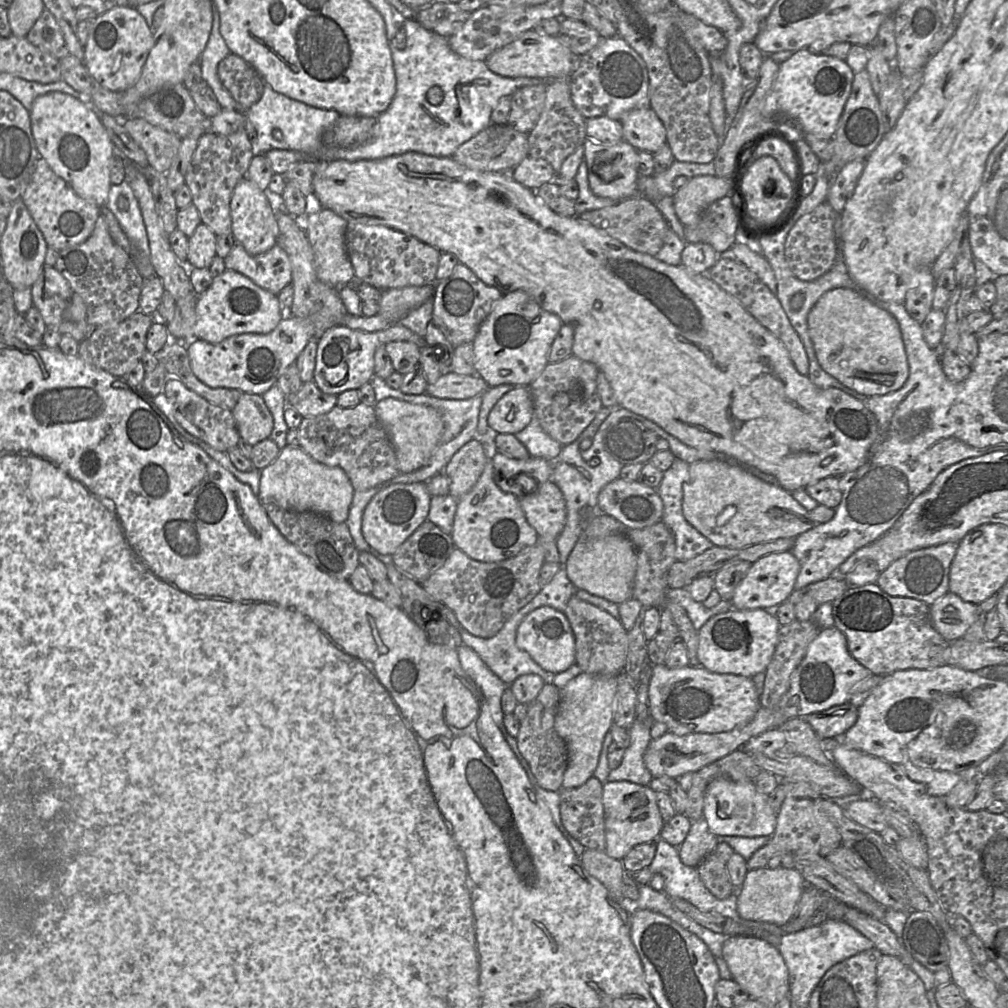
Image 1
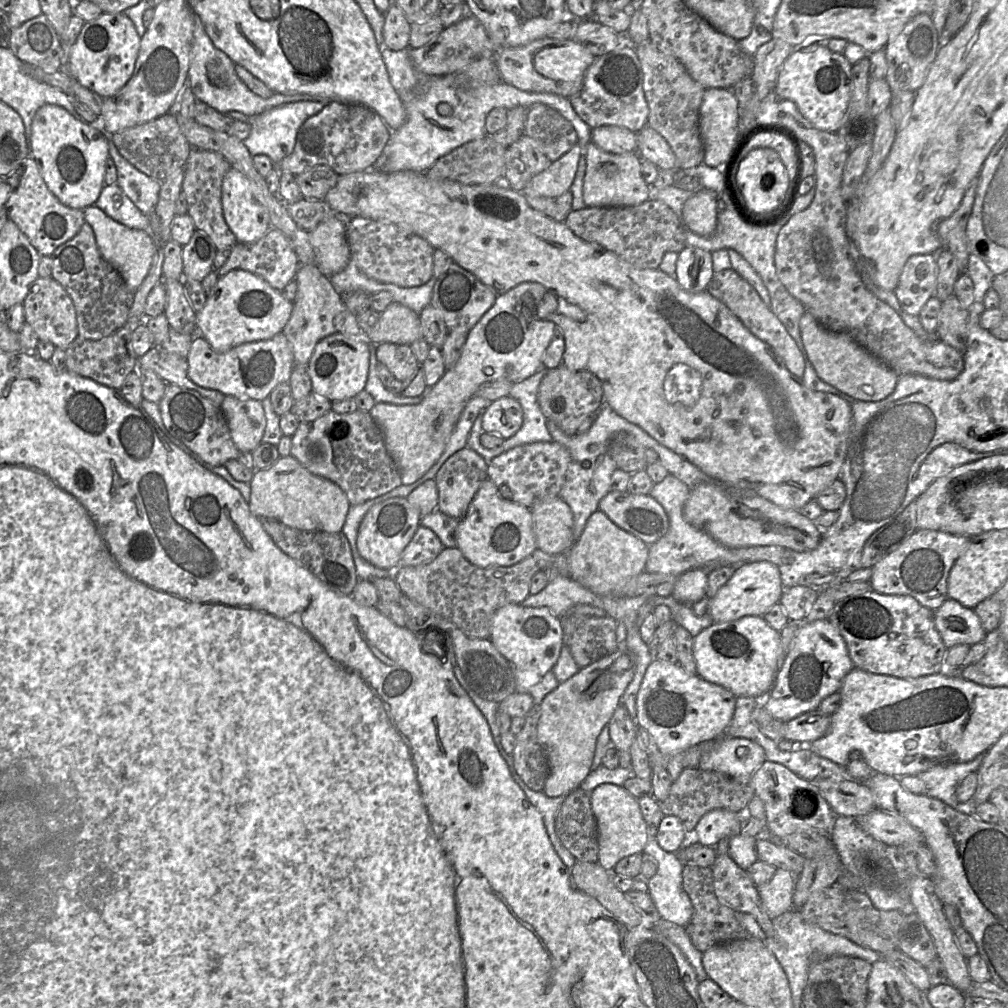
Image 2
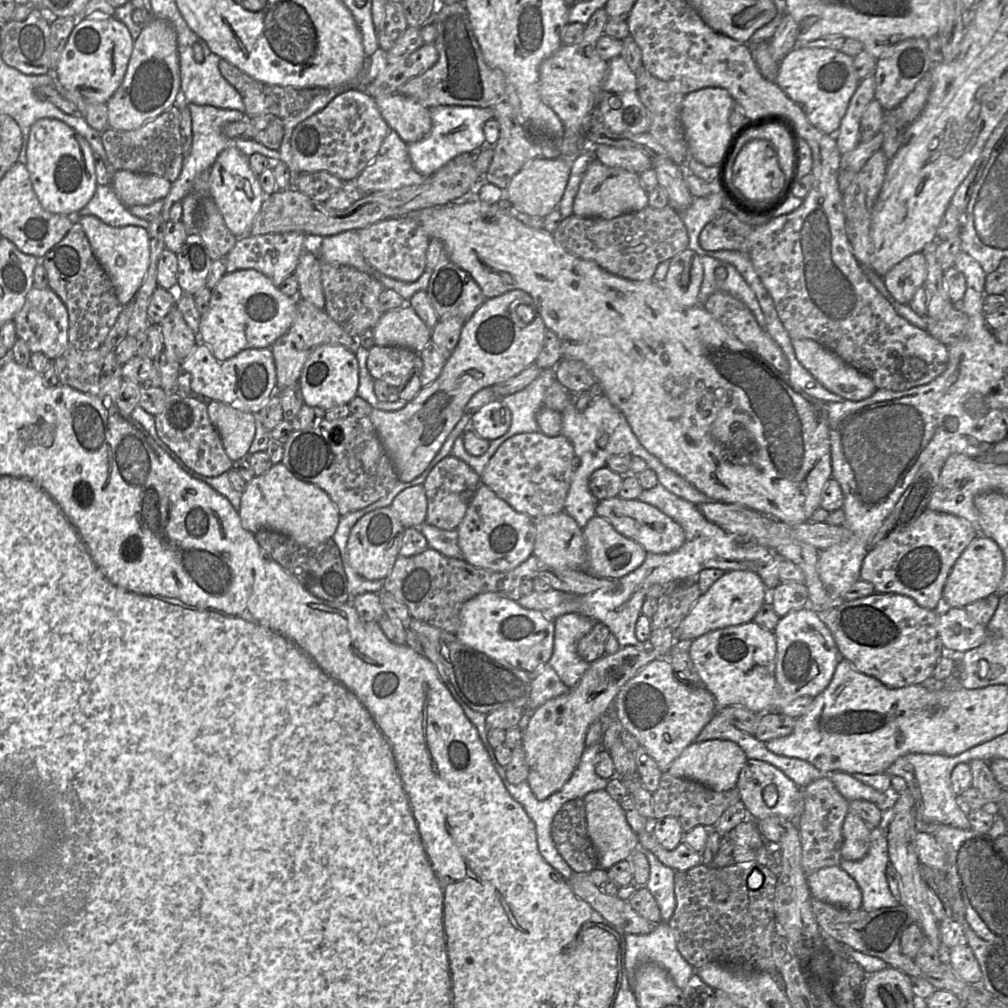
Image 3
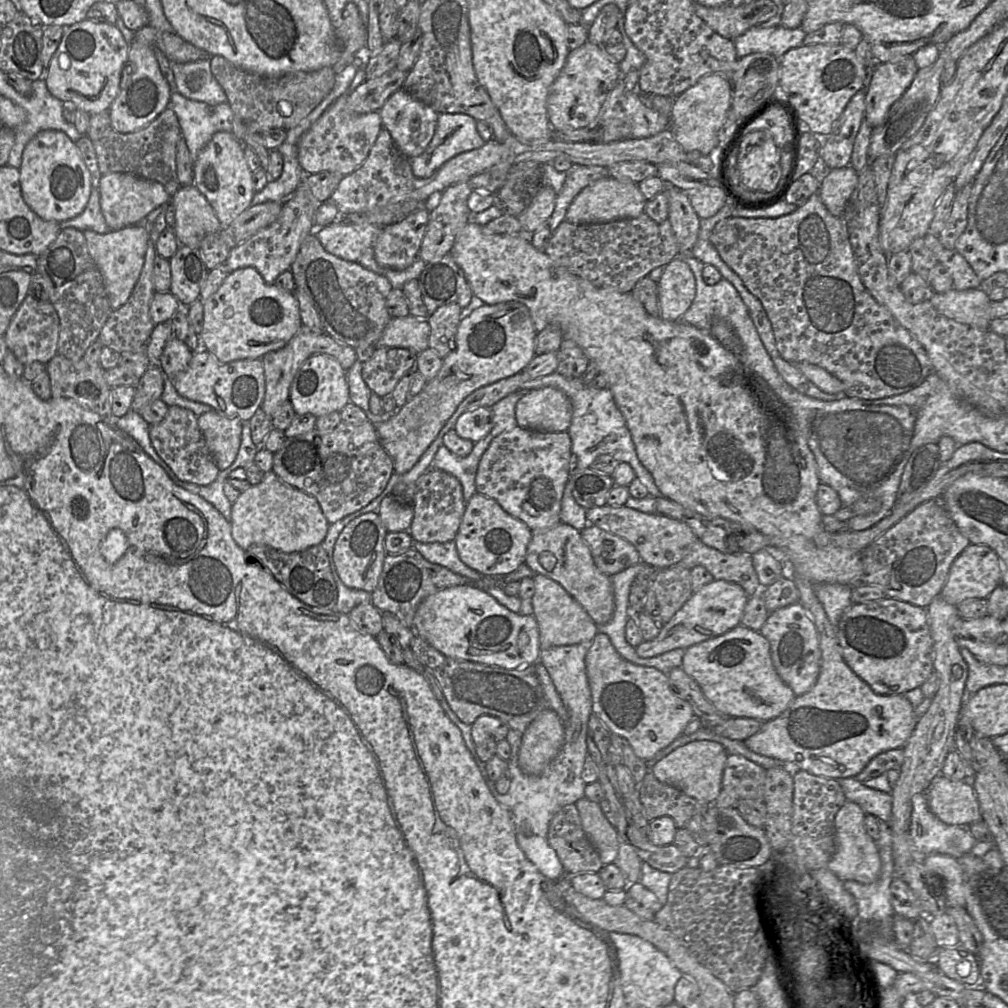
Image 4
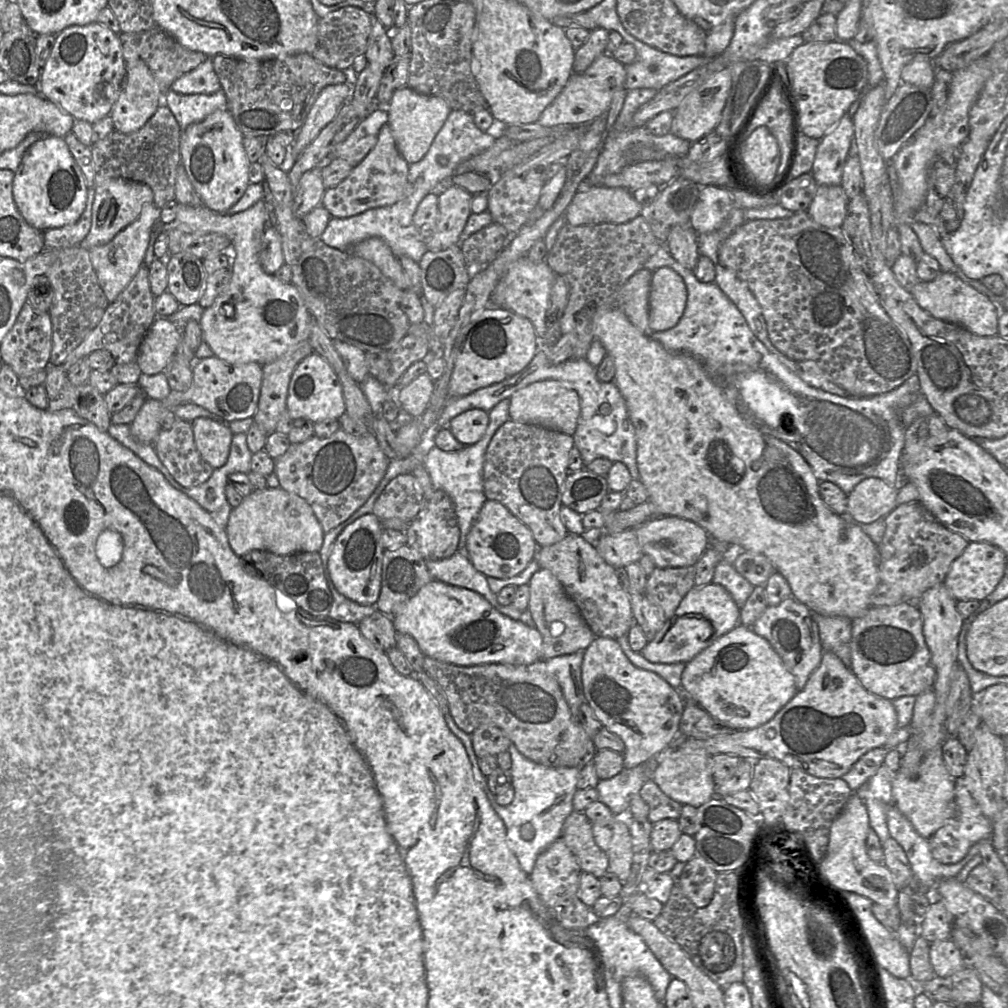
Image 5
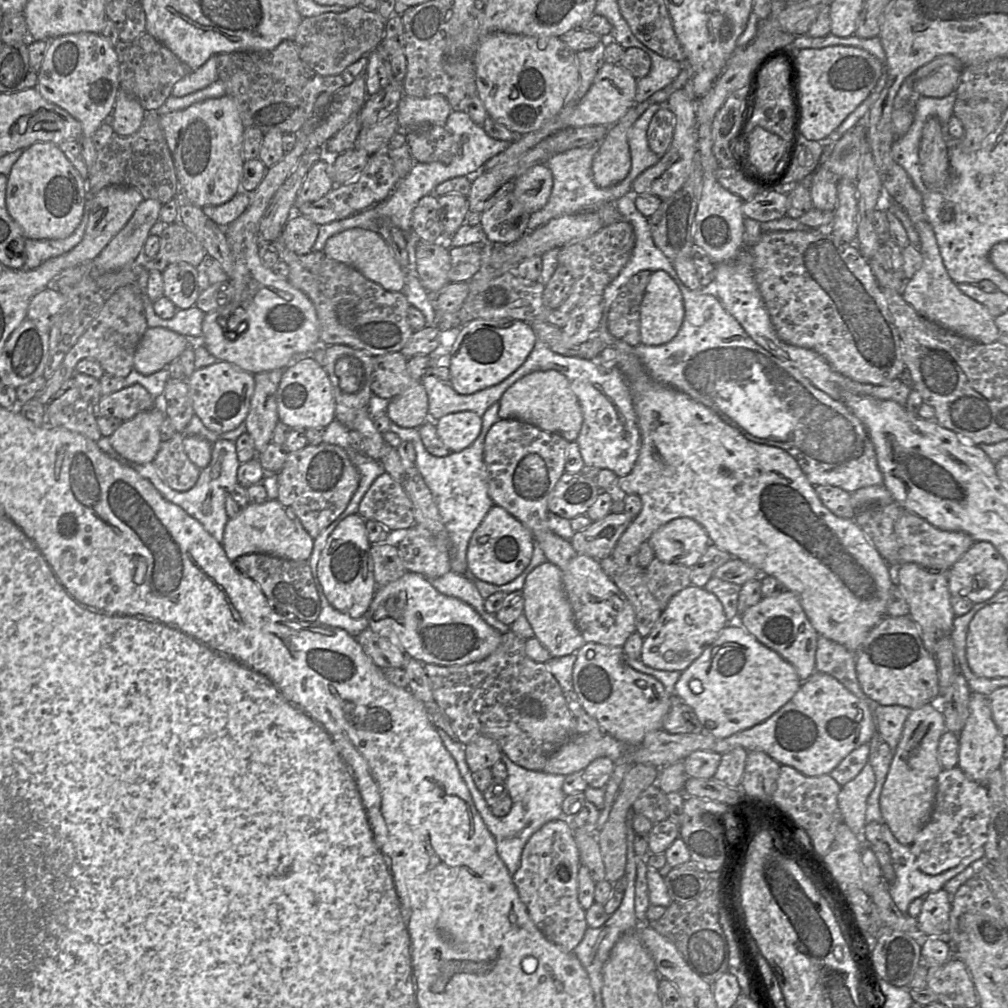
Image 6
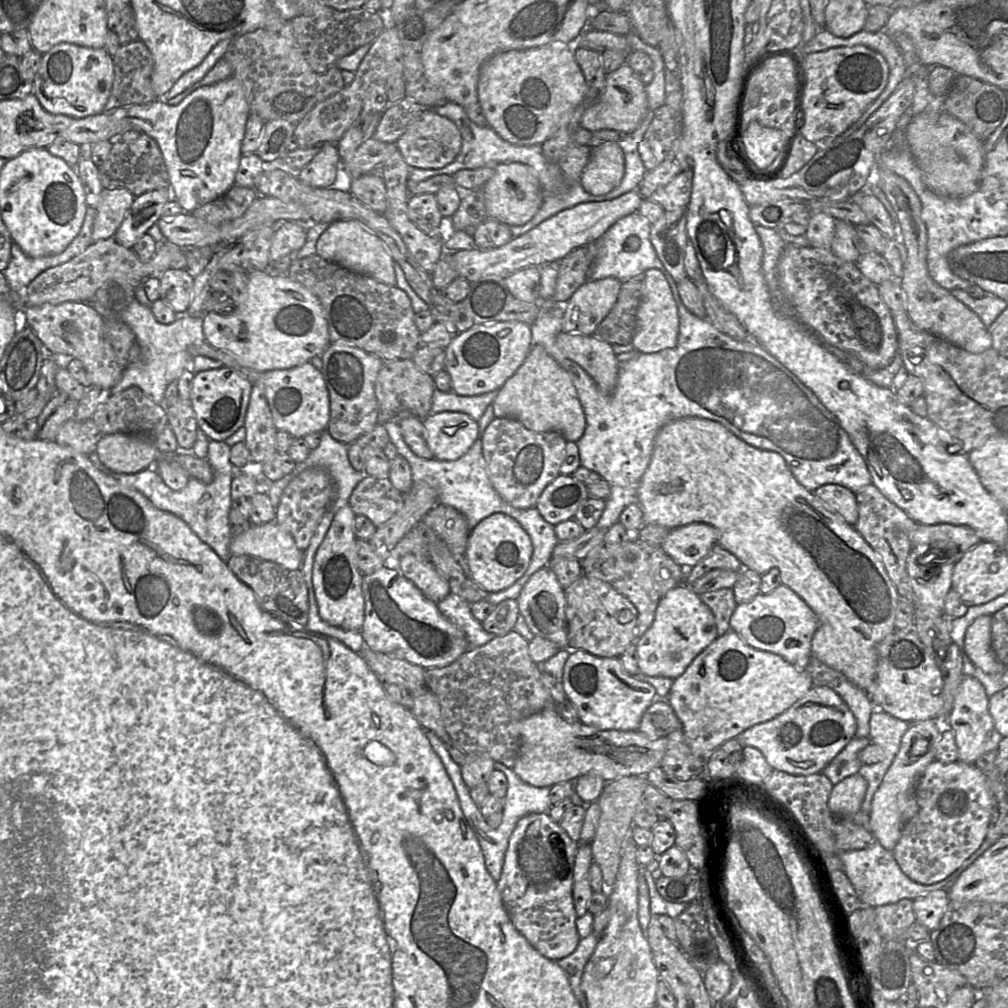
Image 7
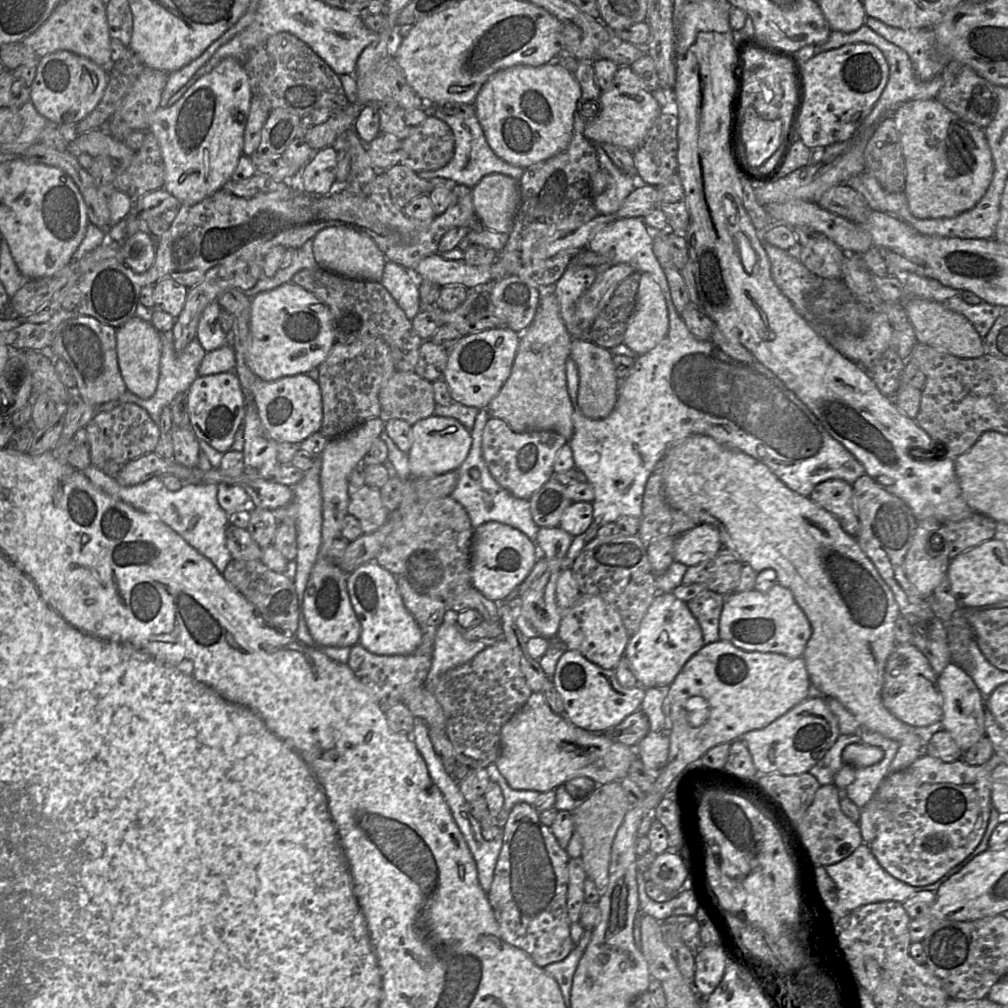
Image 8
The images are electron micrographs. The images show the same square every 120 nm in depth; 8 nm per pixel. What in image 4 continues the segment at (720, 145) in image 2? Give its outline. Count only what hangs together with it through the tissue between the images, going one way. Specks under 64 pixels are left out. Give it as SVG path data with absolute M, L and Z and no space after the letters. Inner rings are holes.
M708 74L675 98L670 116L669 130L681 148L689 153L697 151L702 155L717 155L717 133L731 107L732 83L719 74Z

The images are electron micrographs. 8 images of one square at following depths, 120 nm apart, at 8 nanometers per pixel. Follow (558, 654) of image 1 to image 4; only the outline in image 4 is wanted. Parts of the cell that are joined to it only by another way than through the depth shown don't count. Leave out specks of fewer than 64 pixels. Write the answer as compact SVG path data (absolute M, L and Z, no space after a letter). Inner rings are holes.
M473 584L449 587L425 598L417 608L412 629L416 636L454 659L506 669L539 662L540 636L534 616L509 611Z

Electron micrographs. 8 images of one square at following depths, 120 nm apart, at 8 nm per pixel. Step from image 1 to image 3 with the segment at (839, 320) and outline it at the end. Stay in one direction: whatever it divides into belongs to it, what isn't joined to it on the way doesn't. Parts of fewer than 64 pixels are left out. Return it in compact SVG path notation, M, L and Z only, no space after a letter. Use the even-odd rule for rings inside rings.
M794 339L796 359L828 391L843 399L860 401L877 391L873 380L811 339Z

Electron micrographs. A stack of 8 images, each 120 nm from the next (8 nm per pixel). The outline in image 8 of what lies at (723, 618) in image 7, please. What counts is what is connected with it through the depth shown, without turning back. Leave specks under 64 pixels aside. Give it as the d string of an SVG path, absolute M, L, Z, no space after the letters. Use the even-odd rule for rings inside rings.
M704 591L687 602L688 608L698 621L704 645L719 640L719 620L725 597L712 591Z

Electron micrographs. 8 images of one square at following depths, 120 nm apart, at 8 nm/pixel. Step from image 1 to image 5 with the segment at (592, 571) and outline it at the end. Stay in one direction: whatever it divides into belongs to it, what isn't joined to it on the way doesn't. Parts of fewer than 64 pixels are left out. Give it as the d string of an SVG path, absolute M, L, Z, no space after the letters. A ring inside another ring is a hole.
M635 529L614 535L603 534L594 547L604 561L616 570L638 562L643 555Z

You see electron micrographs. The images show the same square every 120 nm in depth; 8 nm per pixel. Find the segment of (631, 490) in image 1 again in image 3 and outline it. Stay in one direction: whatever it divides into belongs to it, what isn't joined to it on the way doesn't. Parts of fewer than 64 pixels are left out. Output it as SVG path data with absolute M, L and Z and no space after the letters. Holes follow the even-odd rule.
M618 496L599 501L595 515L606 519L619 534L640 544L647 553L670 554L682 547L685 531L659 509L644 502L625 500Z

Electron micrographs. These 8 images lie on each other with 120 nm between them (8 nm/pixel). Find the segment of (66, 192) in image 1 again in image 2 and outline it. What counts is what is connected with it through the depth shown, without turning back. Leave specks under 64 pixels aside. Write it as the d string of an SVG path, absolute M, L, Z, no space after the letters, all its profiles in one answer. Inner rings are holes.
M32 157L24 160L20 181L10 193L4 207L8 219L18 226L41 256L51 256L56 248L73 238L85 223L83 209L62 204L48 189L38 164Z

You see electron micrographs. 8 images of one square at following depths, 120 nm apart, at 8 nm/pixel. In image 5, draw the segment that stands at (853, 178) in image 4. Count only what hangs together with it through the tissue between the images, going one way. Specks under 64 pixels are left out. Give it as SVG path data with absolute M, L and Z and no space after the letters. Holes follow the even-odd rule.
M841 185L819 186L807 212L815 222L822 226L841 227L849 201Z

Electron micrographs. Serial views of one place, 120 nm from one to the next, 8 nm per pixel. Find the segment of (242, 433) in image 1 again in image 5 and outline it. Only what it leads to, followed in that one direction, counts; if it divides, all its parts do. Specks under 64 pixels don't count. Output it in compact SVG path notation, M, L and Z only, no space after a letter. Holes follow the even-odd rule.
M198 417L191 422L194 441L202 458L214 469L223 466L228 458L233 433L219 419Z

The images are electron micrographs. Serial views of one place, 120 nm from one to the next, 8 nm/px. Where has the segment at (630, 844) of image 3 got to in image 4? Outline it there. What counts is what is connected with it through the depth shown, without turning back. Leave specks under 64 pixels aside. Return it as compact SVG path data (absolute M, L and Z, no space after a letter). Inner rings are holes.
M583 797L575 803L583 829L599 853L603 865L615 863L621 839L607 820L599 803Z

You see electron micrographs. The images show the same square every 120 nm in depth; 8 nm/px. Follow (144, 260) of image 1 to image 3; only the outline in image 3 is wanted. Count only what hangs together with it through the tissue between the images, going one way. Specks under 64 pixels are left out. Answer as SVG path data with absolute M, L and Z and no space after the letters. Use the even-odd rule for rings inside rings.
M98 184L90 201L73 218L78 222L78 218L84 215L93 215L113 227L133 225L147 230L150 224L133 215L118 198L111 185Z

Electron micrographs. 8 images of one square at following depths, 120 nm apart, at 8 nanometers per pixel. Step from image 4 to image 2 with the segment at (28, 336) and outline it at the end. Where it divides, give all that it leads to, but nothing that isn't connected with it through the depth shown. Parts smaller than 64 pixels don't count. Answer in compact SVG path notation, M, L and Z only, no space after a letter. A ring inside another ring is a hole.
M38 277L31 284L22 306L25 323L31 326L39 341L47 341L56 348L66 349L78 337L73 301L64 288L52 277Z

